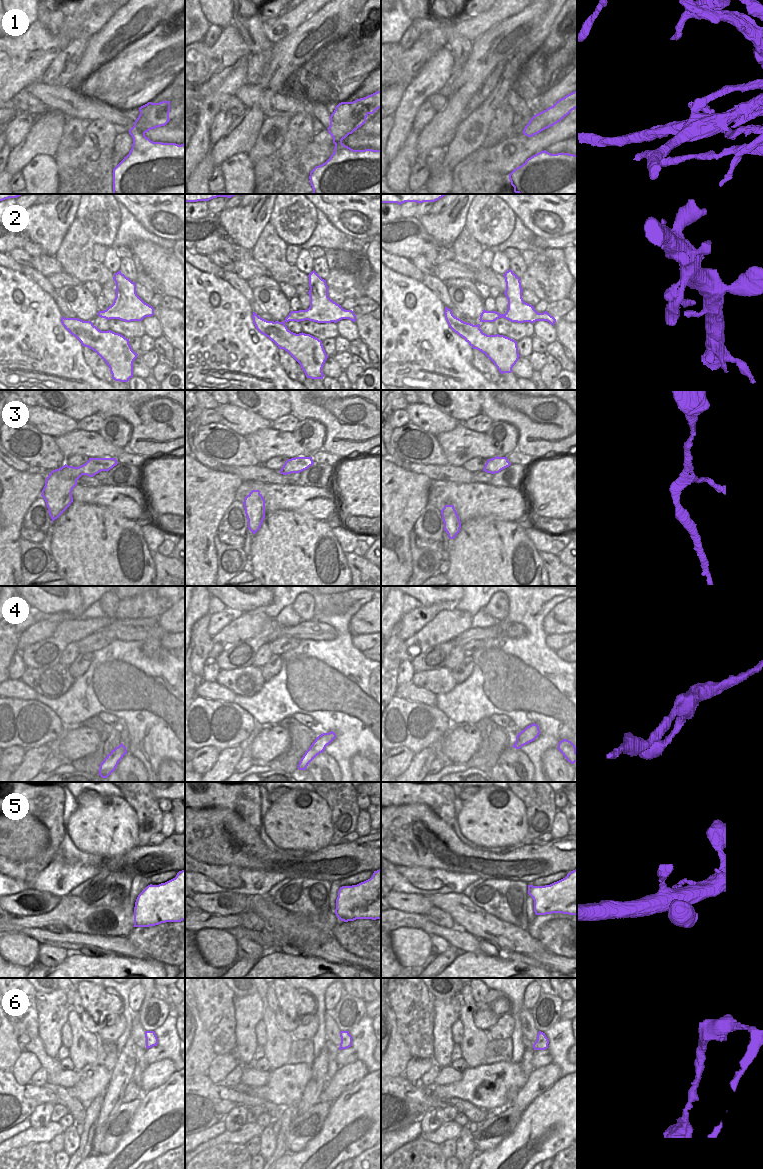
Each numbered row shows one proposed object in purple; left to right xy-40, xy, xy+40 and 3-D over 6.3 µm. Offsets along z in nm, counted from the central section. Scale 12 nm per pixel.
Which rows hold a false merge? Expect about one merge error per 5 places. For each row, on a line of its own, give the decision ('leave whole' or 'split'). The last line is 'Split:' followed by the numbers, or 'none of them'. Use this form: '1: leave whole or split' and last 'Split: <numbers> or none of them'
1: split
2: leave whole
3: leave whole
4: leave whole
5: leave whole
6: leave whole
Split: 1

